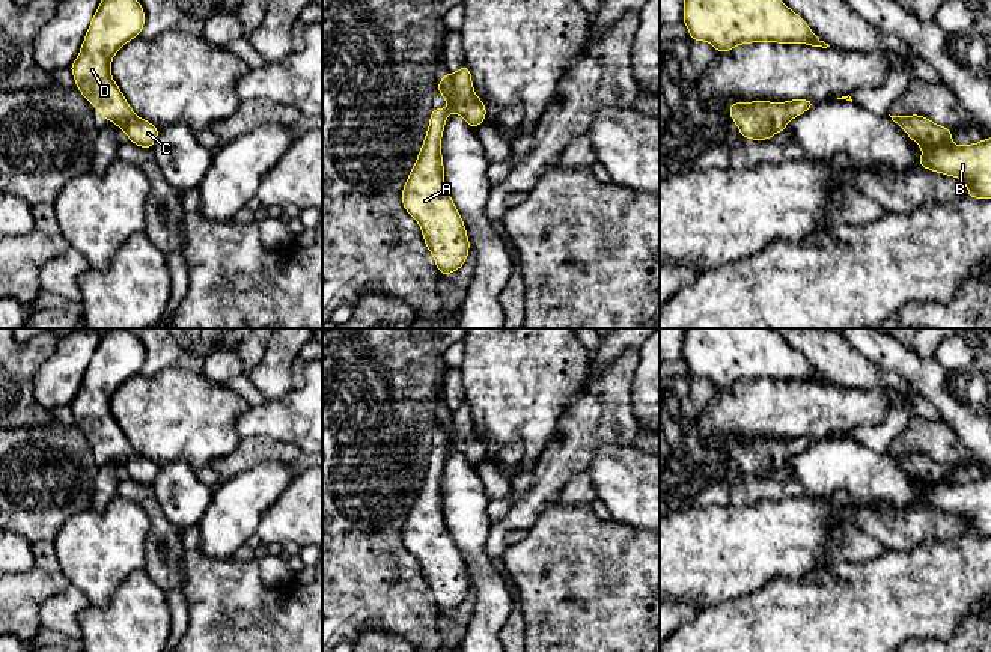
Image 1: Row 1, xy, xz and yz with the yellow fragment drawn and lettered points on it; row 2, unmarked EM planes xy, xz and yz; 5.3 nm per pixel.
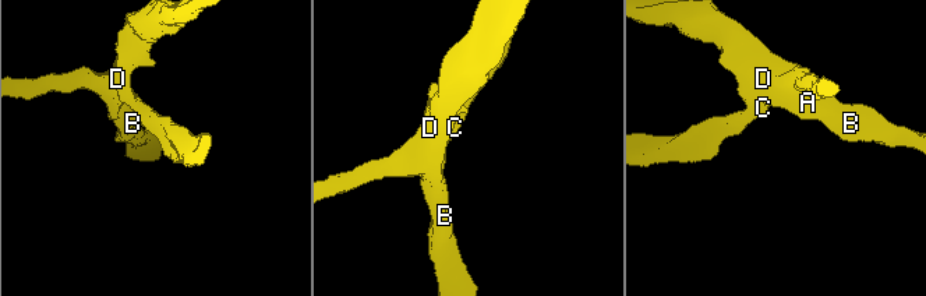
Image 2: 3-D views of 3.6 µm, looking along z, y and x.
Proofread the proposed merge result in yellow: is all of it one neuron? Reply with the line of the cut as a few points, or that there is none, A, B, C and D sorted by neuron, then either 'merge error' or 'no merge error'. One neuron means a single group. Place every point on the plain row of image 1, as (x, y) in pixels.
cut none; groups A B C D; no merge error

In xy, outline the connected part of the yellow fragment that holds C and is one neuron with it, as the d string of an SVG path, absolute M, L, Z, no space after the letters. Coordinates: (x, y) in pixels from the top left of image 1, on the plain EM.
M127 330L101 333L77 396L69 404L75 425L93 441L104 458L123 467L131 480L151 486L160 465L140 456L127 440L111 414L114 392L131 376L140 373L146 351L140 339Z

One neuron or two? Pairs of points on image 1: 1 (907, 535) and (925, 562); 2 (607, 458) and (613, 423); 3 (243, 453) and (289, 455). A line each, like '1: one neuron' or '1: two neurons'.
1: two neurons
2: two neurons
3: one neuron

